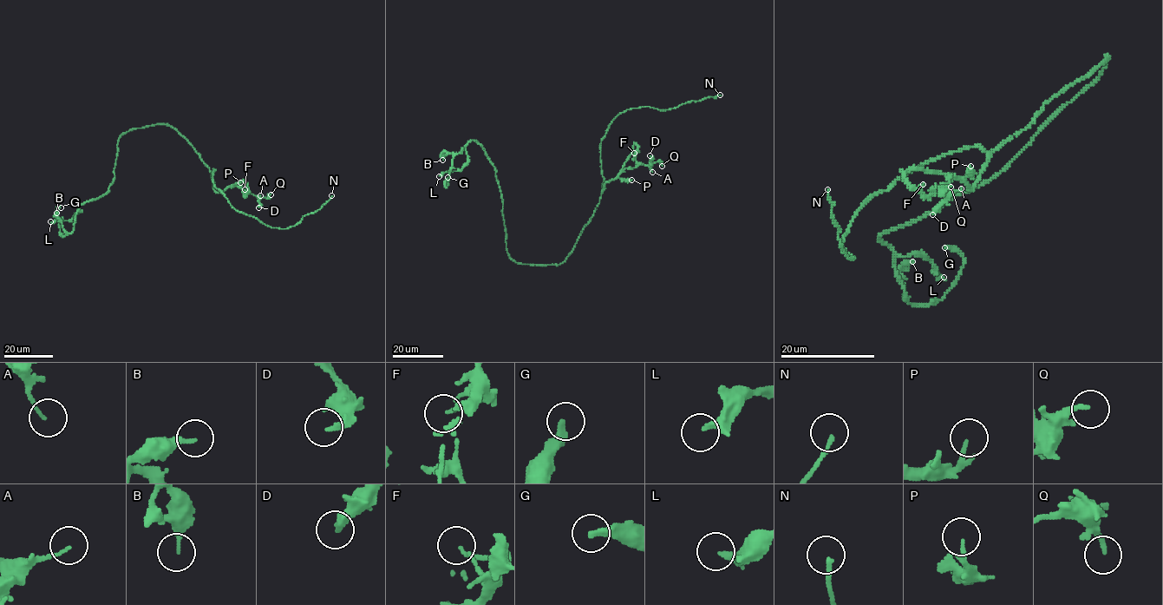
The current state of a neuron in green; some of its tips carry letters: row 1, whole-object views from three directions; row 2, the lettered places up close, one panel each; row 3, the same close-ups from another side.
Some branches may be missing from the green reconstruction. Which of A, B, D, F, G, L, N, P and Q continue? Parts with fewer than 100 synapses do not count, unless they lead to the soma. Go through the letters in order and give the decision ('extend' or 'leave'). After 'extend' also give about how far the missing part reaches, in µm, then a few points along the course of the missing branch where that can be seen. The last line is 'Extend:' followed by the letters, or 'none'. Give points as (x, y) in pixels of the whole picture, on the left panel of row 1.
A: leave
B: leave
D: leave
F: leave
G: leave
L: leave
N: leave
P: leave
Q: leave
Extend: none

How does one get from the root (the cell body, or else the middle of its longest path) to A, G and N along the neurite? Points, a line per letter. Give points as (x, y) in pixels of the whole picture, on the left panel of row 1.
A: (173, 128), (187, 140), (209, 167), (216, 191), (238, 185), (254, 195), (260, 195)
G: (173, 128), (155, 124), (120, 136), (108, 190), (79, 207), (73, 230), (62, 236), (56, 212), (61, 207)
N: (173, 128), (211, 172), (215, 170), (213, 185), (230, 205), (265, 225), (297, 225), (331, 195)

